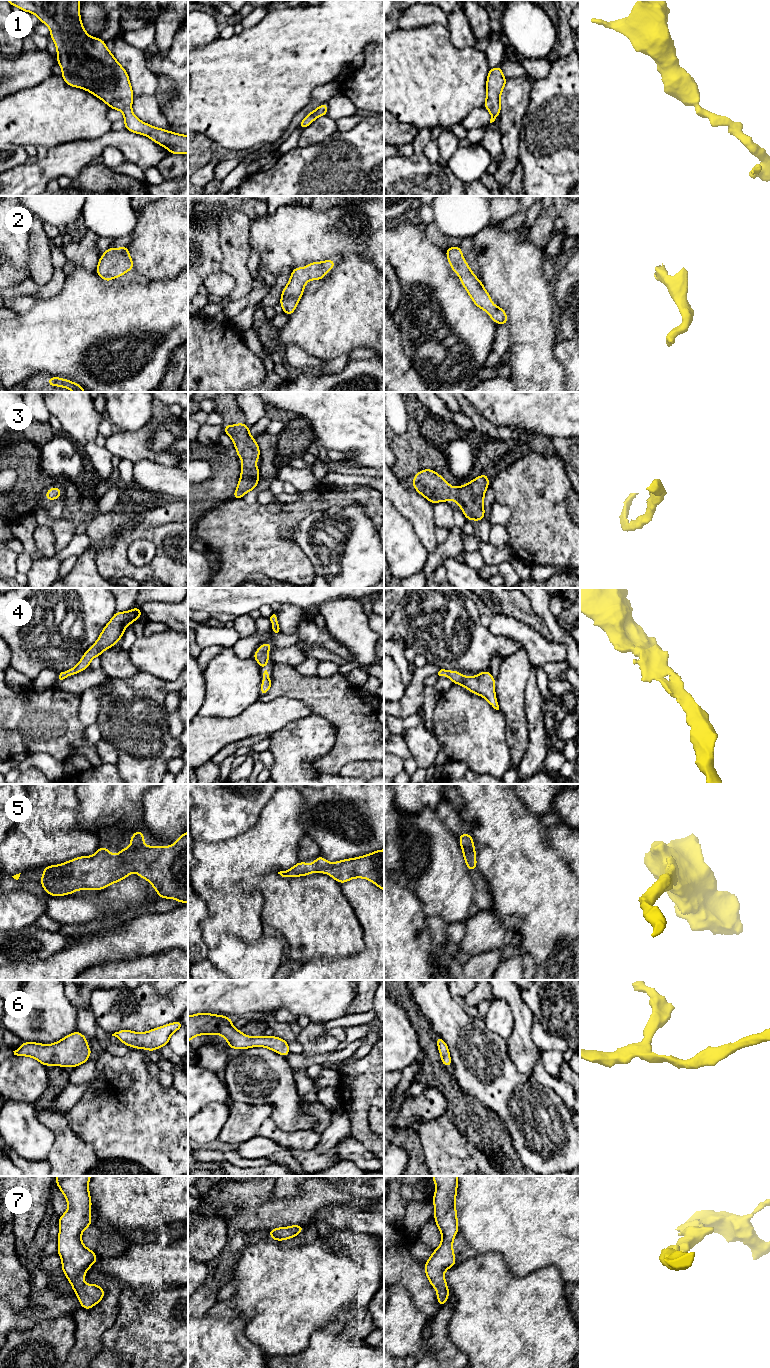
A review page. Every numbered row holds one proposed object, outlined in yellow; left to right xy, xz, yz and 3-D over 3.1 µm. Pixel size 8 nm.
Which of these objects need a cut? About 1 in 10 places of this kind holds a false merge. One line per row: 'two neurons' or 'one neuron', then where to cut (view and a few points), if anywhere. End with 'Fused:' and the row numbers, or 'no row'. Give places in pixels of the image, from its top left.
1: one neuron | no cut
2: one neuron | no cut
3: one neuron | no cut
4: one neuron | no cut
5: one neuron | no cut
6: one neuron | no cut
7: one neuron | no cut
Fused: no row

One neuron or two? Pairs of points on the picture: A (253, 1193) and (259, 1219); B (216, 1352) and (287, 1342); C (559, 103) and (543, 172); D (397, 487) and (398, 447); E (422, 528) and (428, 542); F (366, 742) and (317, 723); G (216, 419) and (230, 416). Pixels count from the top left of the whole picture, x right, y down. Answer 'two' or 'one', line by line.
A: one
B: two
C: one
D: two
E: one
F: two
G: two

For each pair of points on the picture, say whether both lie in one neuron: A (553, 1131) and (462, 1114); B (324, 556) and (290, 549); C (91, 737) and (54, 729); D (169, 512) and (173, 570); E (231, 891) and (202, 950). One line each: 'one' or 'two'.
A: two
B: two
C: two
D: two
E: two

